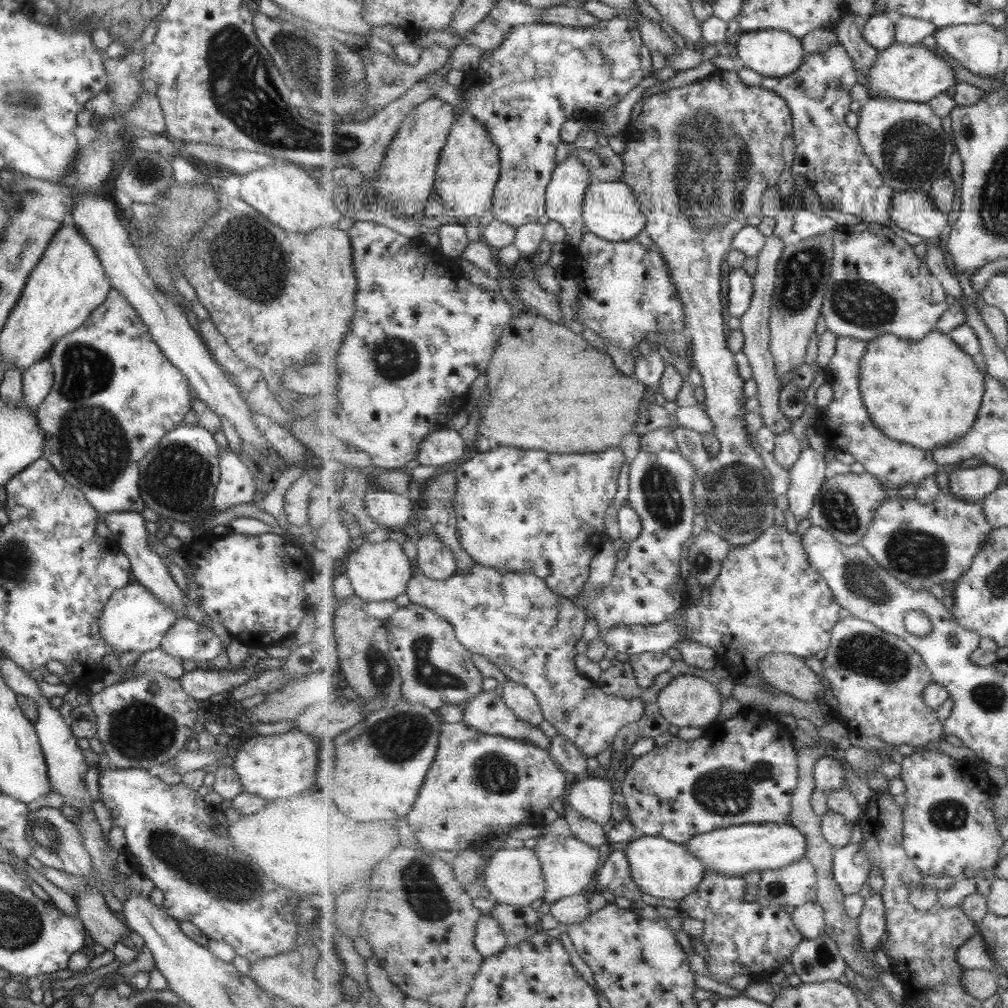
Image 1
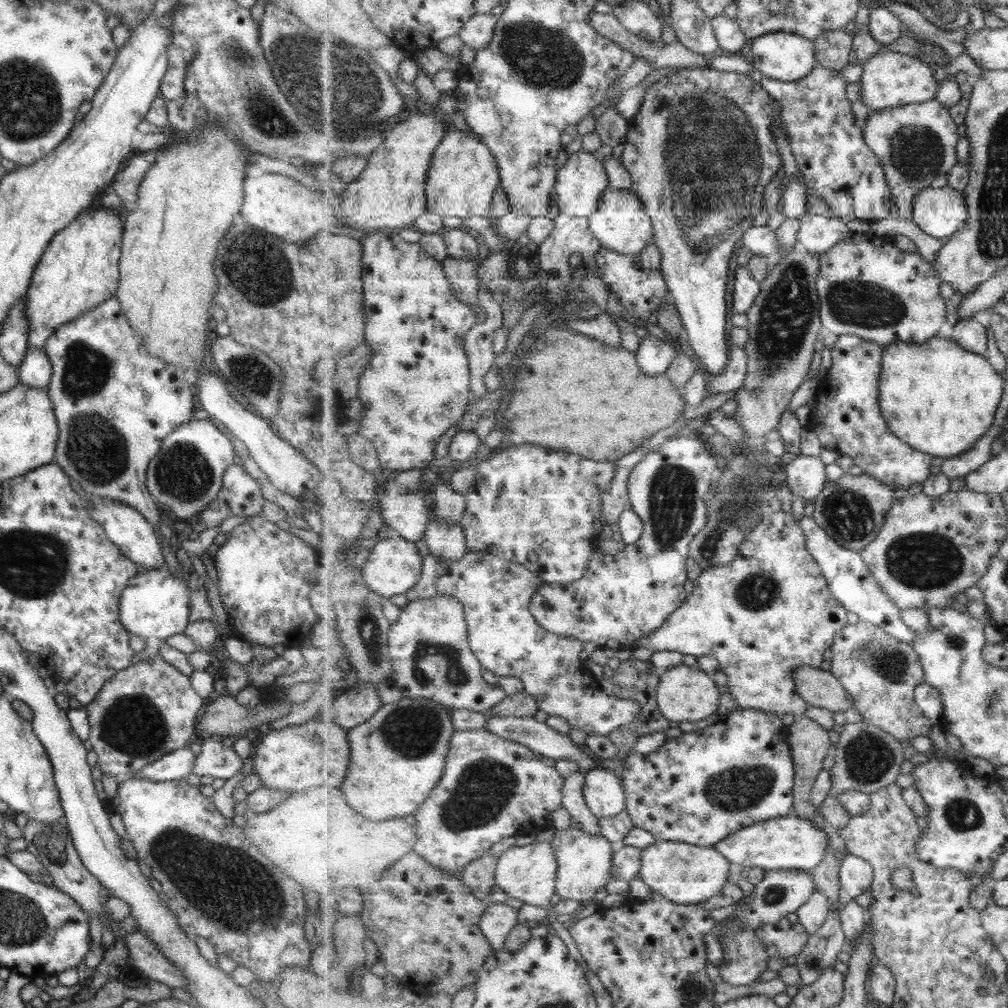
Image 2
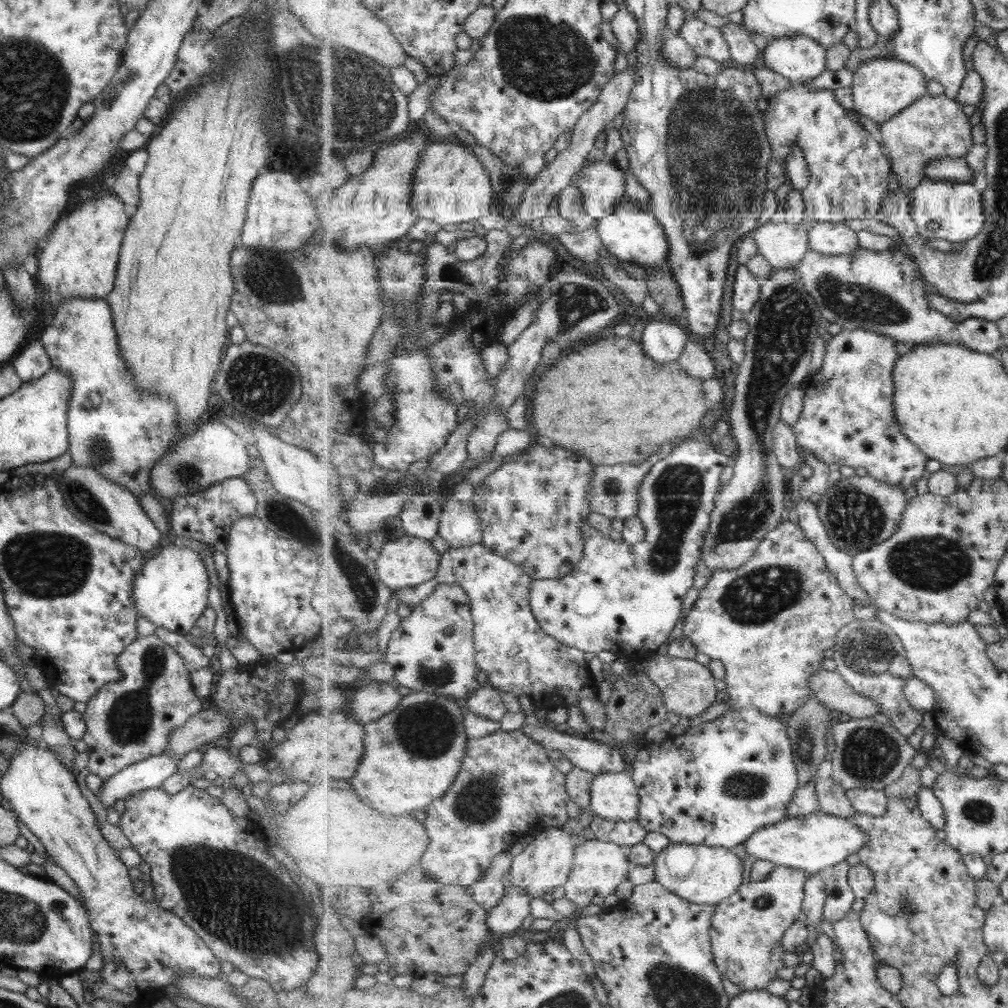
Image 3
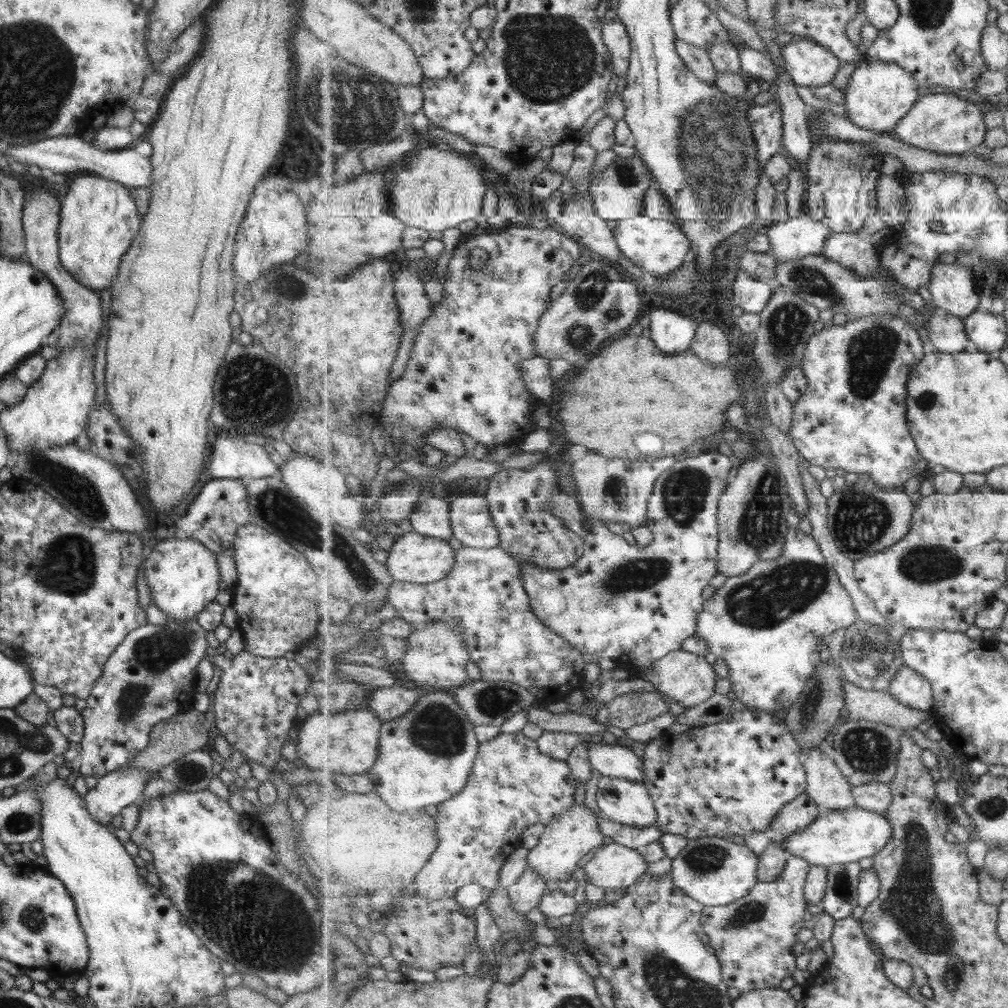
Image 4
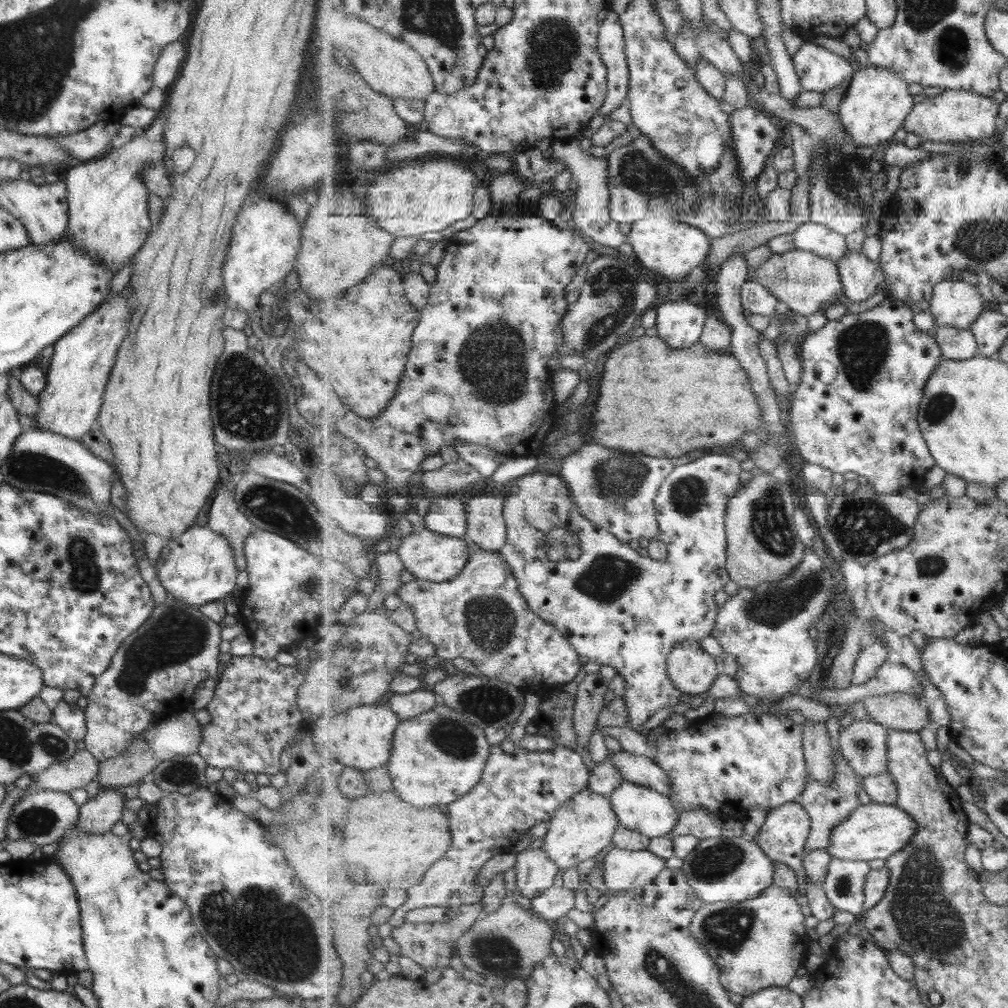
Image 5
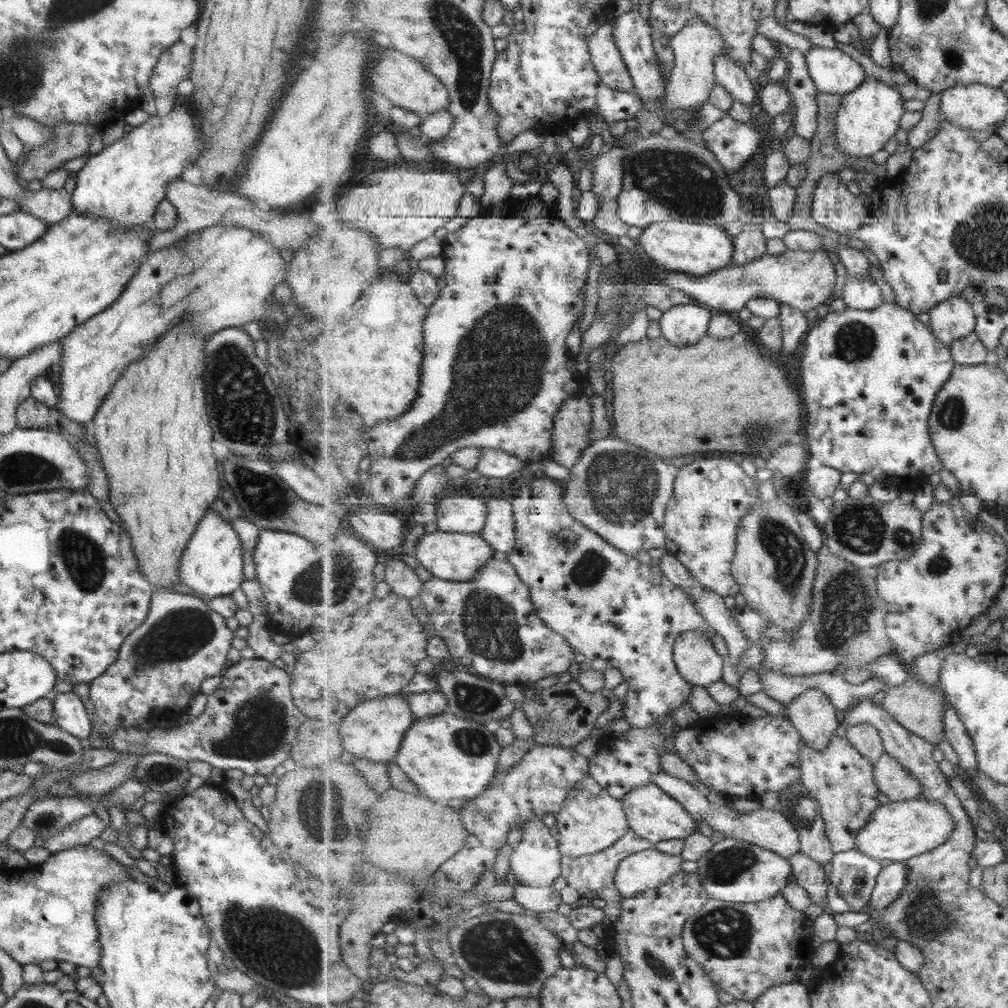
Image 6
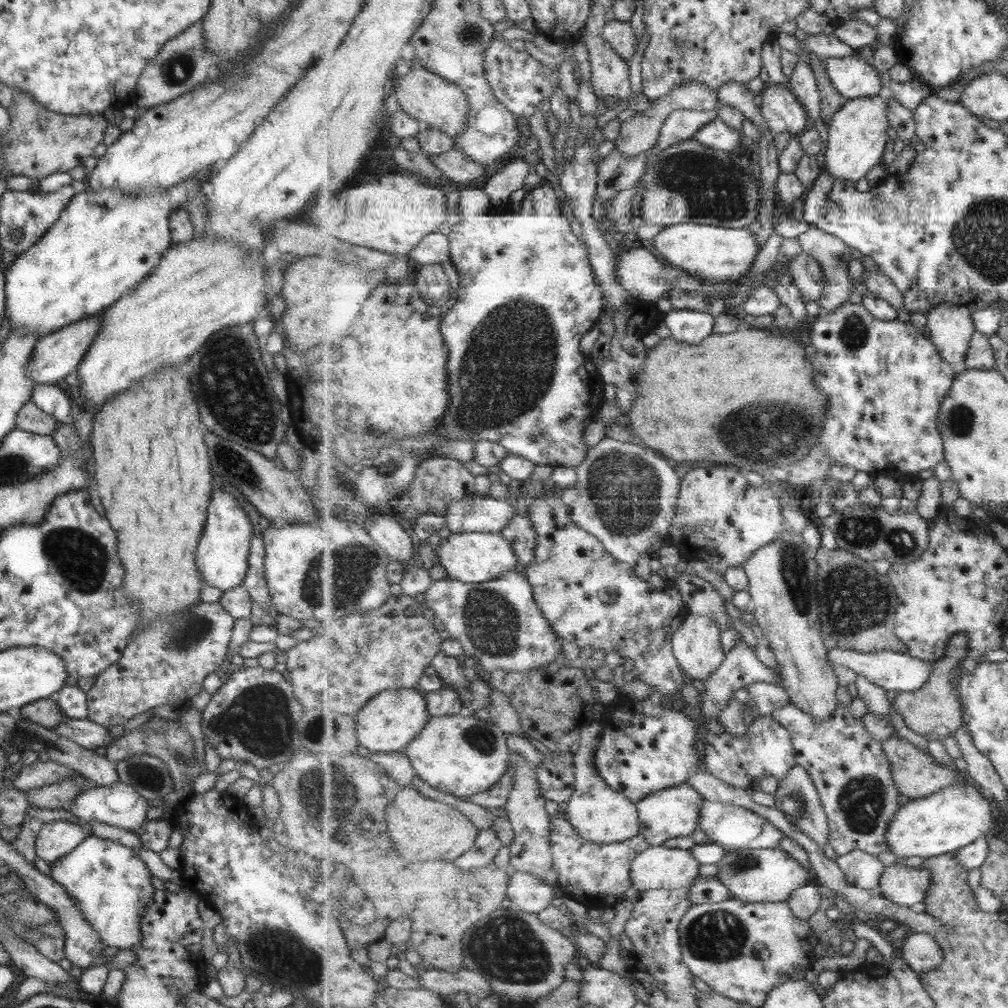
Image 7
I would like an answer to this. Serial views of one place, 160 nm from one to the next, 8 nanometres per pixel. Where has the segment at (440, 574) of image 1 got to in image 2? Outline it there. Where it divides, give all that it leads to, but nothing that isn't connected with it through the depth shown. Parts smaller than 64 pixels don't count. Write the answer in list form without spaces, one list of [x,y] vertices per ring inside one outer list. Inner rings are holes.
[[[433,518],[424,534],[429,554],[441,560],[457,562],[467,554],[467,539],[462,524],[450,524],[445,519]]]

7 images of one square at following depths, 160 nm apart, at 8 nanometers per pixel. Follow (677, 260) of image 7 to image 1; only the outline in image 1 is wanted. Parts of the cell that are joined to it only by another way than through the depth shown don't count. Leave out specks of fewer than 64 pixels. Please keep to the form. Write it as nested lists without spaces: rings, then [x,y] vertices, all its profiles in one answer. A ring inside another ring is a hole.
[[[593,180],[585,195],[584,221],[589,232],[615,242],[635,240],[646,227],[647,216],[640,209],[640,201],[633,189],[621,181],[605,182]]]

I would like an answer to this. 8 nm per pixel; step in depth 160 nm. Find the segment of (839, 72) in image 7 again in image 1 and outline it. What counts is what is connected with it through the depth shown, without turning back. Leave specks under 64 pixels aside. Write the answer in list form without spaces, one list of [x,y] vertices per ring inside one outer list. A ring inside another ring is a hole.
[[[777,29],[742,32],[736,46],[737,59],[755,72],[770,77],[784,77],[793,74],[803,63],[807,54],[803,40],[790,32]]]

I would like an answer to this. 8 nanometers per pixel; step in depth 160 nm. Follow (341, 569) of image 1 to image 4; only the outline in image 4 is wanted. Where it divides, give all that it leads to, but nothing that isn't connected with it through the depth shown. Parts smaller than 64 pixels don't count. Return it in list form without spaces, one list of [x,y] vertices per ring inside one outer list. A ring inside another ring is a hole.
[[[415,530],[398,537],[390,548],[389,560],[386,565],[392,573],[395,582],[411,582],[429,584],[443,580],[450,575],[456,564],[456,550],[453,550],[446,540],[421,534]]]

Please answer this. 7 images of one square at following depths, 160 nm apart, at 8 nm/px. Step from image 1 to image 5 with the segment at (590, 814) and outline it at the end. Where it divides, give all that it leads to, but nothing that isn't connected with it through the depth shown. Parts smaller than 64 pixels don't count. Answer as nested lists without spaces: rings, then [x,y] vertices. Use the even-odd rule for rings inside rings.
[[[625,780],[610,796],[610,800],[623,826],[651,838],[673,836],[674,830],[679,826],[682,819],[680,809],[676,808],[669,796],[657,789],[635,782]]]

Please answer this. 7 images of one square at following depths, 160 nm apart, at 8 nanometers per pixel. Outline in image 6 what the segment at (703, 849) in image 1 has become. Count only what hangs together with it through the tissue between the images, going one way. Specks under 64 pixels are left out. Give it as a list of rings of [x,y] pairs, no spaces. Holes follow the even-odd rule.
[[[920,798],[903,801],[888,801],[876,808],[869,826],[861,830],[857,838],[857,851],[879,860],[907,862],[925,852],[936,851],[947,844],[955,832],[957,823],[940,800]]]

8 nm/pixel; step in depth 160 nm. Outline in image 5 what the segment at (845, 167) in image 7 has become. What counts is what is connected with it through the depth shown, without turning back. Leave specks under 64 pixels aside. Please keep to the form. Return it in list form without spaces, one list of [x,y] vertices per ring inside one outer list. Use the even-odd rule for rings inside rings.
[[[869,64],[855,71],[849,83],[838,112],[849,140],[859,147],[870,146],[872,149],[893,140],[895,132],[904,128],[904,122],[916,104],[907,88],[908,81],[890,68]]]

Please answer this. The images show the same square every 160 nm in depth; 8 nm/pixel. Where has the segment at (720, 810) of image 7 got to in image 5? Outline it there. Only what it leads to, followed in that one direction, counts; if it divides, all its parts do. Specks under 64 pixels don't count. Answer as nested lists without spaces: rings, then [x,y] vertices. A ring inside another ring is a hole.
[[[620,750],[612,753],[612,761],[620,768],[627,781],[657,789],[667,796],[673,795],[674,784],[653,758]],[[795,800],[770,810],[764,824],[755,835],[755,842],[761,849],[765,850],[765,853],[774,862],[783,862],[783,864],[787,864],[795,872],[795,876],[797,876],[797,888],[799,888],[798,894],[800,896],[806,895],[805,888],[807,886],[805,880],[807,876],[803,858],[811,830],[812,820],[809,817],[809,813],[805,810],[800,800]]]

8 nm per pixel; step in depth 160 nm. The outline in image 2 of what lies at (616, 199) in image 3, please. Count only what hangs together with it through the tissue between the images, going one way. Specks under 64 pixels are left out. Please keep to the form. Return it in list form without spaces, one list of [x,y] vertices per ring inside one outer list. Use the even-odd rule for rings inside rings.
[[[581,149],[568,157],[557,176],[557,204],[563,214],[591,216],[600,207],[603,194],[610,188],[608,171],[600,155]]]

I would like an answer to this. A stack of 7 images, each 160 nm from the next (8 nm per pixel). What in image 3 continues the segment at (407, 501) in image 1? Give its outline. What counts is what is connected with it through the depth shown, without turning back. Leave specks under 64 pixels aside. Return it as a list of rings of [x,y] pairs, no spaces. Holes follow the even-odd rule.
[[[435,494],[418,495],[404,506],[399,517],[405,534],[433,540],[439,532],[442,512]]]

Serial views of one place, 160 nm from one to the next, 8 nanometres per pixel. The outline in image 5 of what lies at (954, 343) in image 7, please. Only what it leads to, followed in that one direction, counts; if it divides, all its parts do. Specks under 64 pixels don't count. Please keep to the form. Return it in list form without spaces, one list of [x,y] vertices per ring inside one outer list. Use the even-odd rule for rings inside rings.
[[[956,276],[936,284],[929,309],[937,326],[969,329],[986,305],[978,285],[969,284]]]

